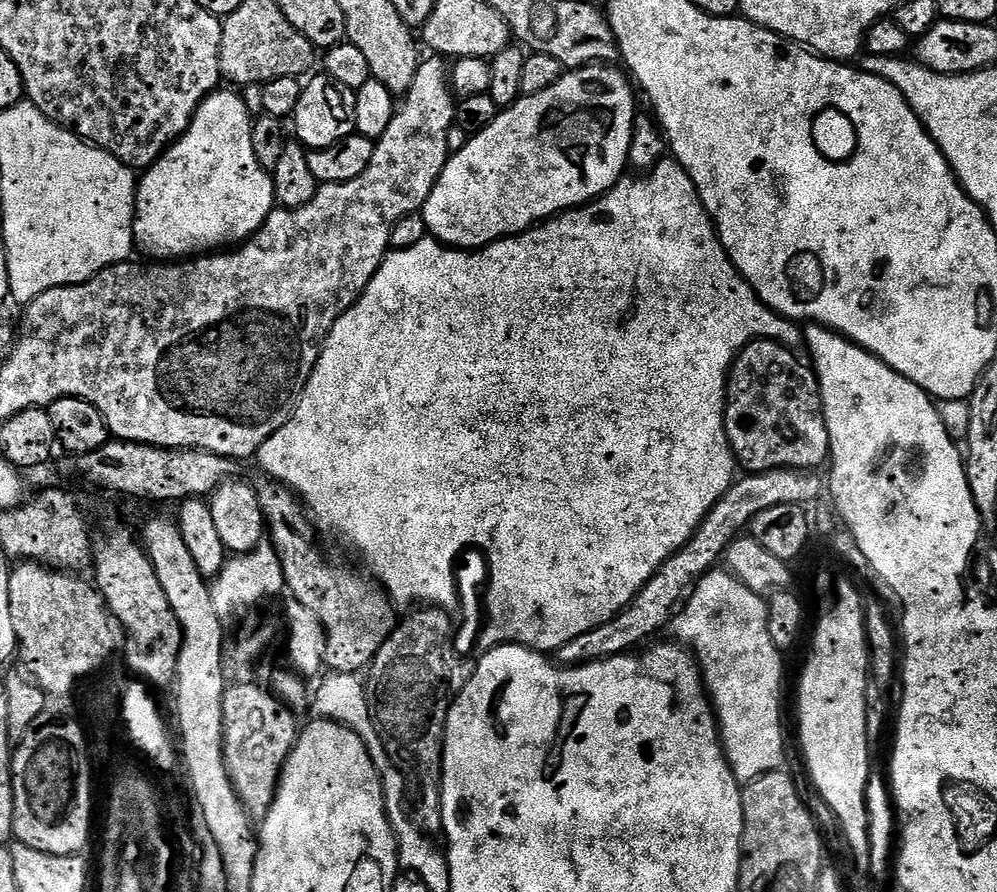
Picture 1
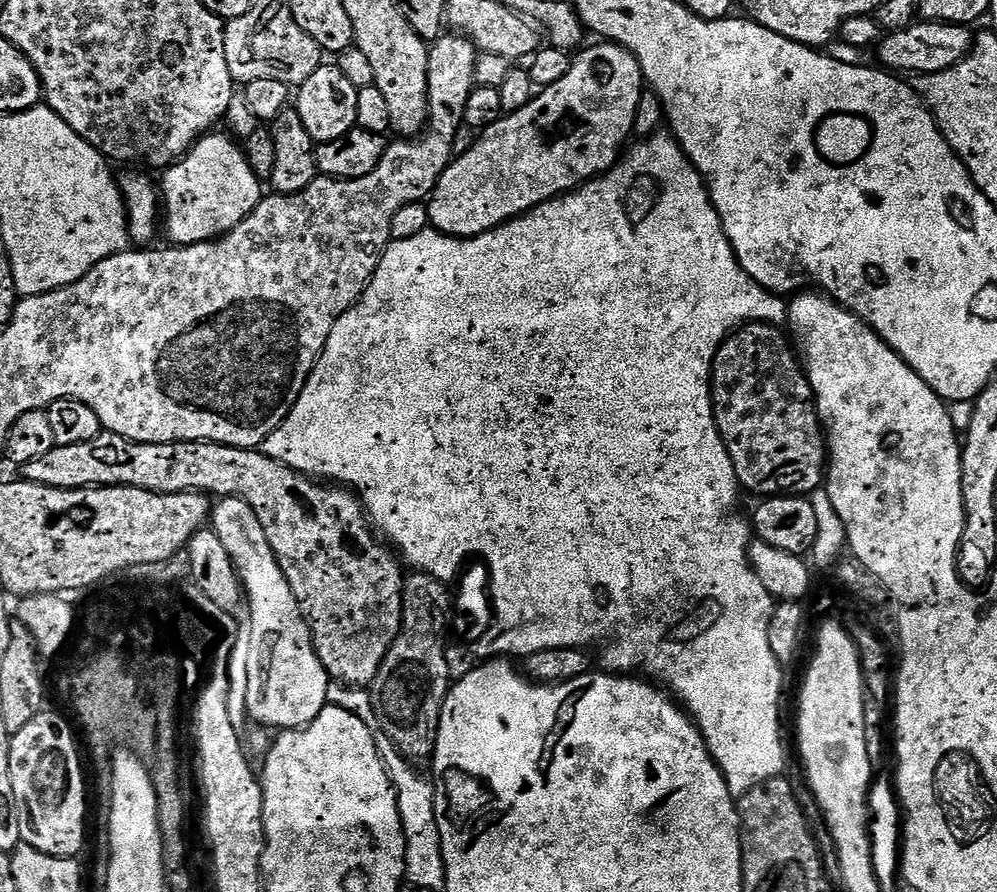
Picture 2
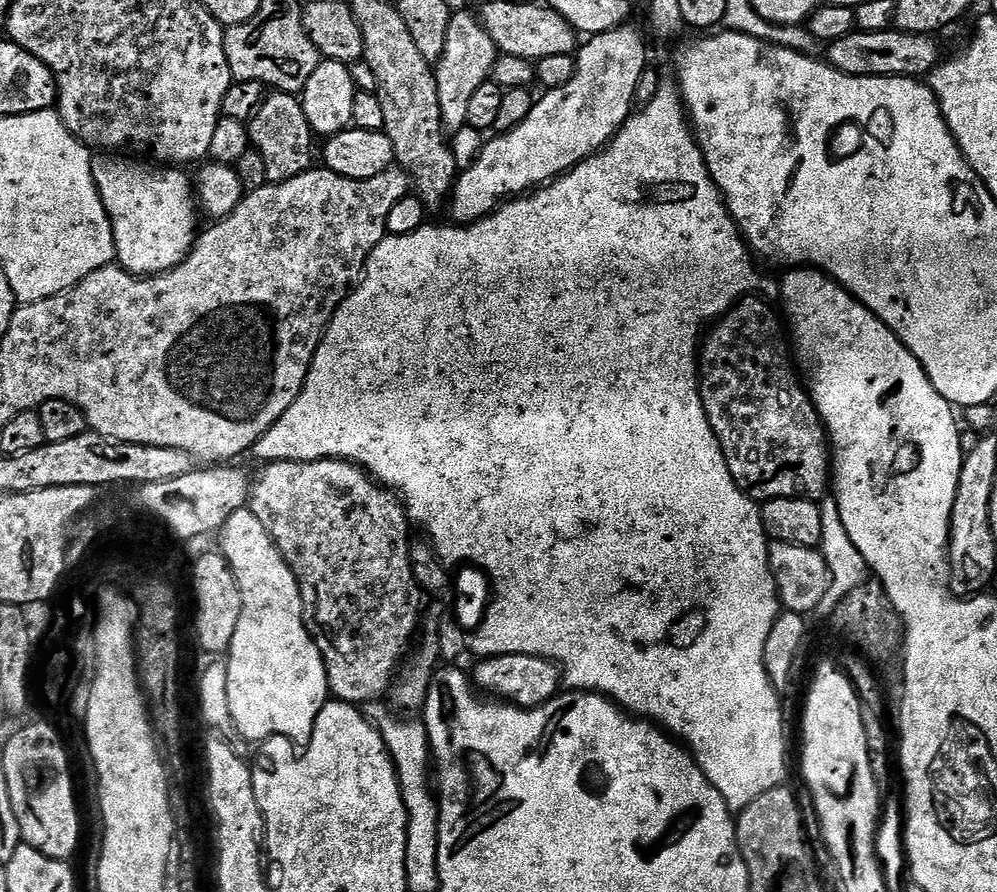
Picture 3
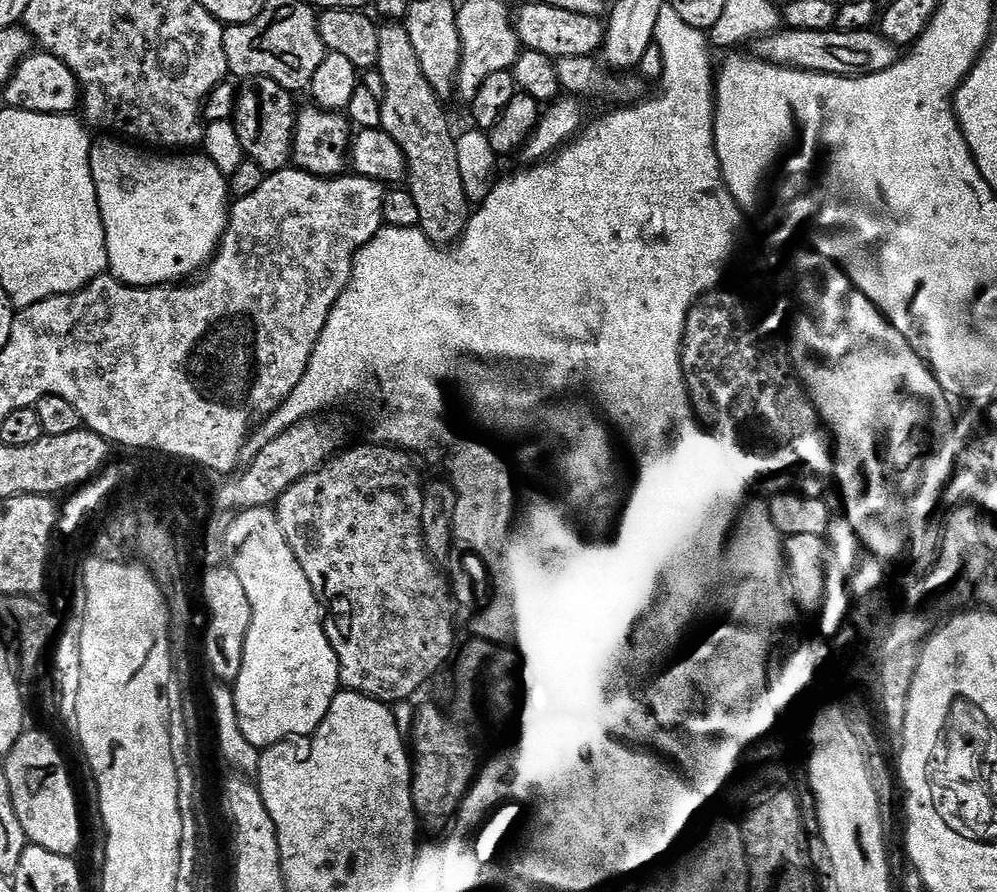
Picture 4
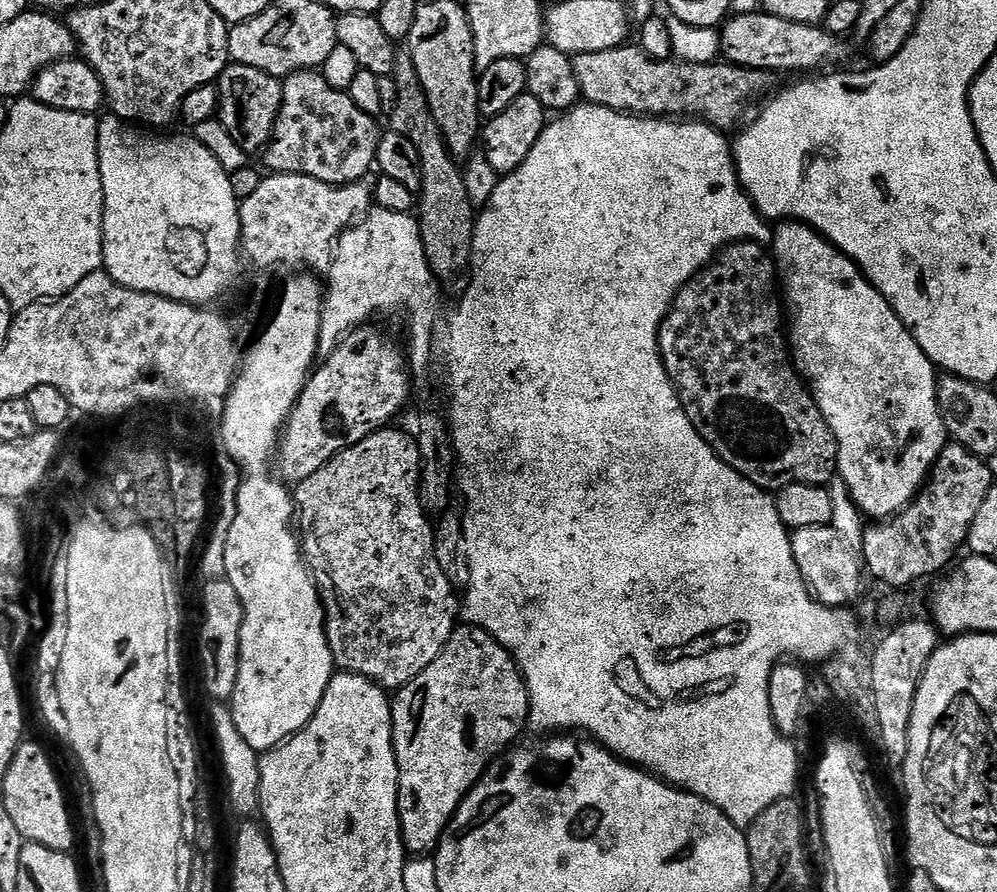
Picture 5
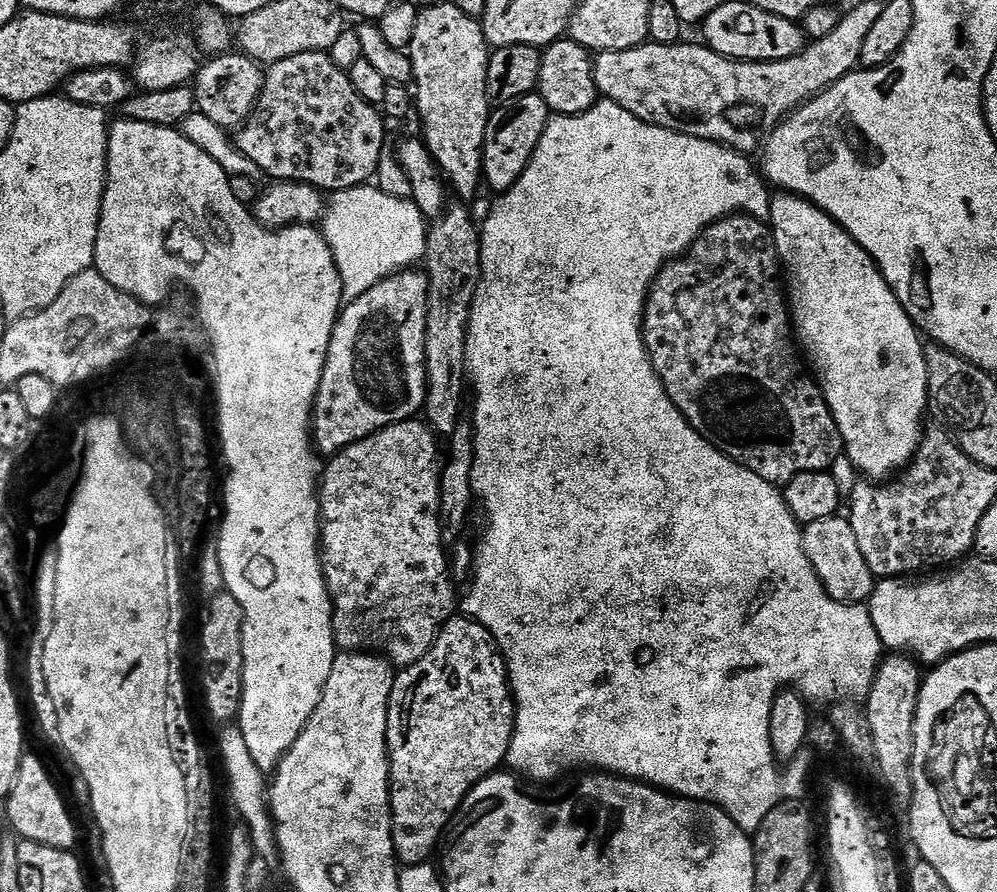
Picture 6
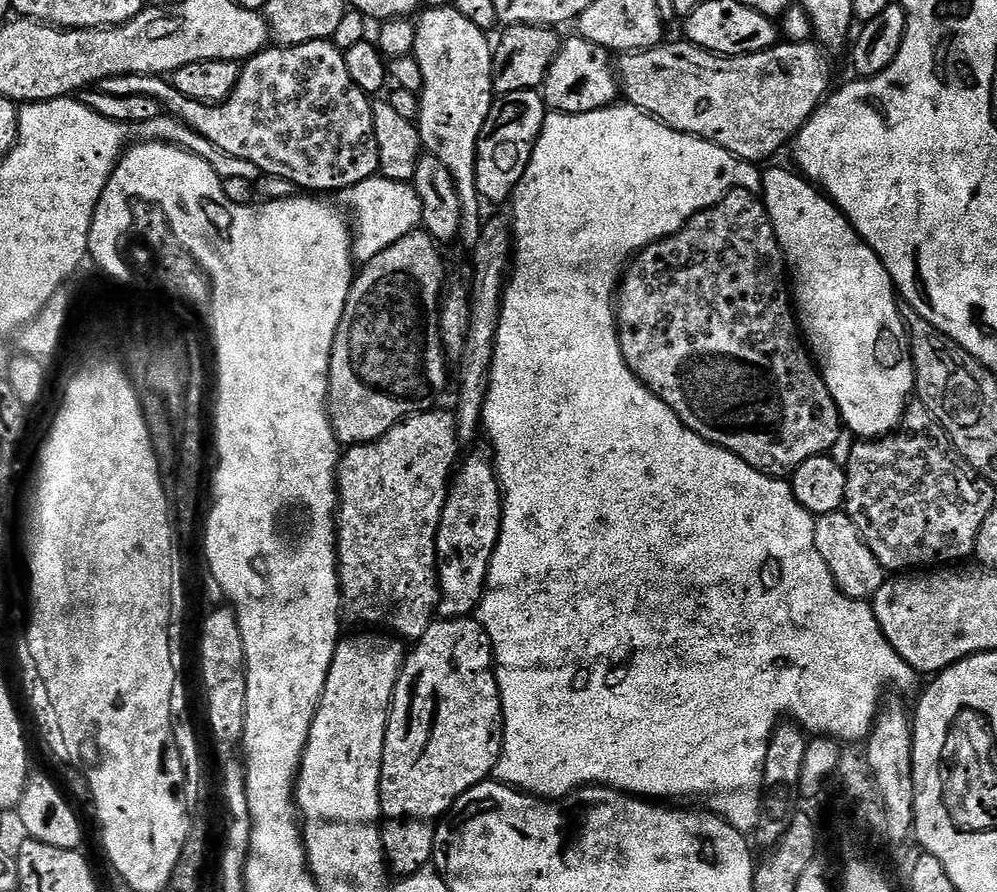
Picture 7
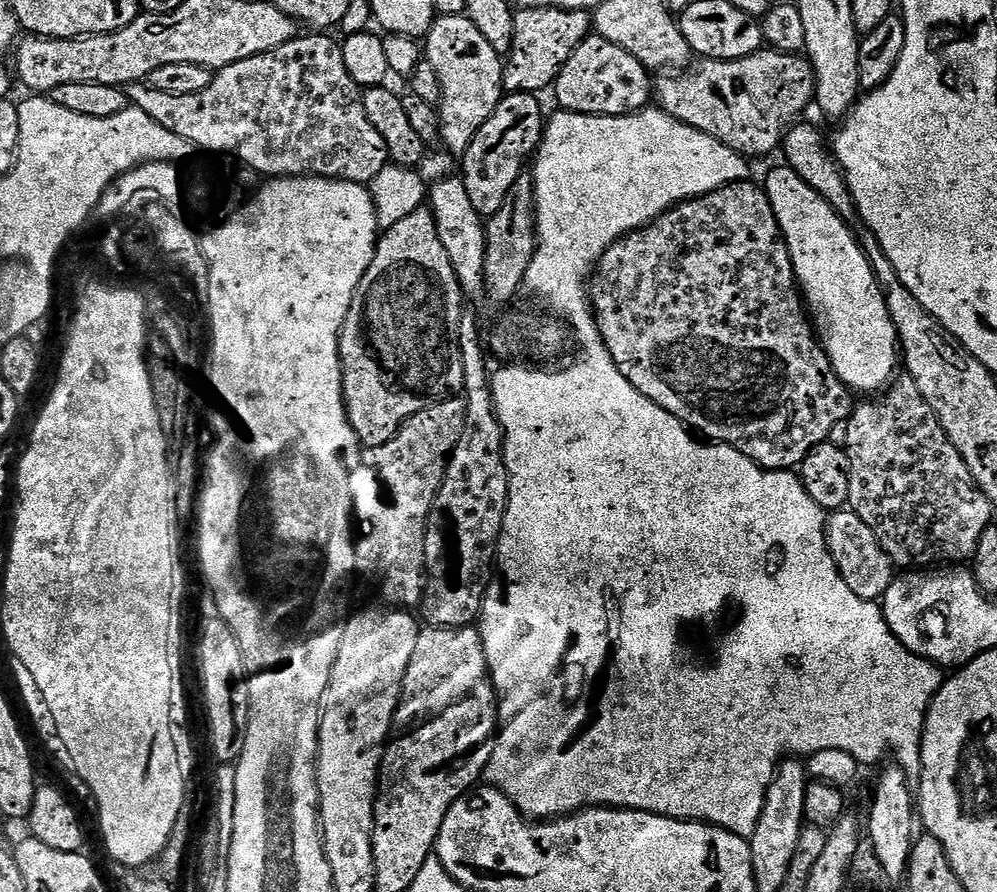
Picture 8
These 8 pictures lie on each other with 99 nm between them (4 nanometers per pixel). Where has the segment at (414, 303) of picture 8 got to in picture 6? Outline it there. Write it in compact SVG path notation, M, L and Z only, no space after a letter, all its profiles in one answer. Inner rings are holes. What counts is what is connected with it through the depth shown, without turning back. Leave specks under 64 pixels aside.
M405 270L379 280L366 290L366 294L343 305L330 338L316 403L312 406L312 439L321 453L335 454L391 424L421 415L427 398L427 300L427 275L420 270Z

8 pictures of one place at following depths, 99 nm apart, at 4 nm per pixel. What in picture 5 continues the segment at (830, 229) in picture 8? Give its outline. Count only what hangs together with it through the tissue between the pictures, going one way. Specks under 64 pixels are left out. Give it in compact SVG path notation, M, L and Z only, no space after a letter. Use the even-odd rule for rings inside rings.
M789 220L775 229L770 241L770 252L776 262L778 276L782 281L782 292L786 297L786 308L790 313L790 352L794 357L797 372L810 385L810 391L812 397L816 399L818 410L822 410L822 418L826 418L836 439L838 476L848 484L853 502L857 504L865 517L873 516L871 519L876 522L887 520L903 512L919 496L920 489L924 487L932 467L936 464L936 459L942 454L945 444L949 443L948 427L944 425L944 415L940 413L938 369L932 359L924 353L922 346L918 346L918 342L912 337L907 326L896 317L896 311L890 306L886 297L865 278L860 267L847 254L840 252L829 242L827 236L821 236L809 224Z

